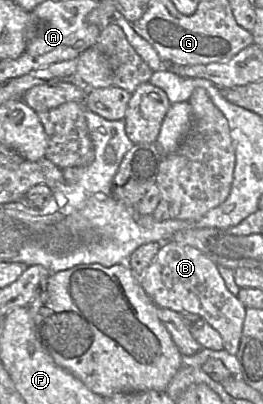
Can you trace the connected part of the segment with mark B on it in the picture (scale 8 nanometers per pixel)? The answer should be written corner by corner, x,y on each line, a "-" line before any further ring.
166,241
142,276
140,283
157,307
177,313
199,315
222,337
224,349
236,355
239,350
246,307
226,287
217,265
202,252
187,245

